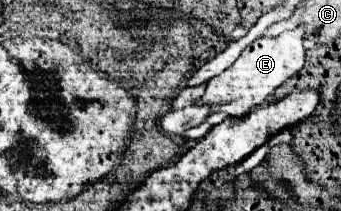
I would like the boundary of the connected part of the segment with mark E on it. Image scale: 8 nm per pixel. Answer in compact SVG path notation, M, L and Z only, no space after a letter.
M297 25L287 35L259 37L257 41L253 41L243 49L239 59L229 69L225 69L207 83L207 89L203 97L197 101L197 105L209 103L213 107L213 113L225 111L229 117L243 117L249 109L261 105L275 87L283 85L289 77L301 71L305 63L303 39L305 39L305 25Z

